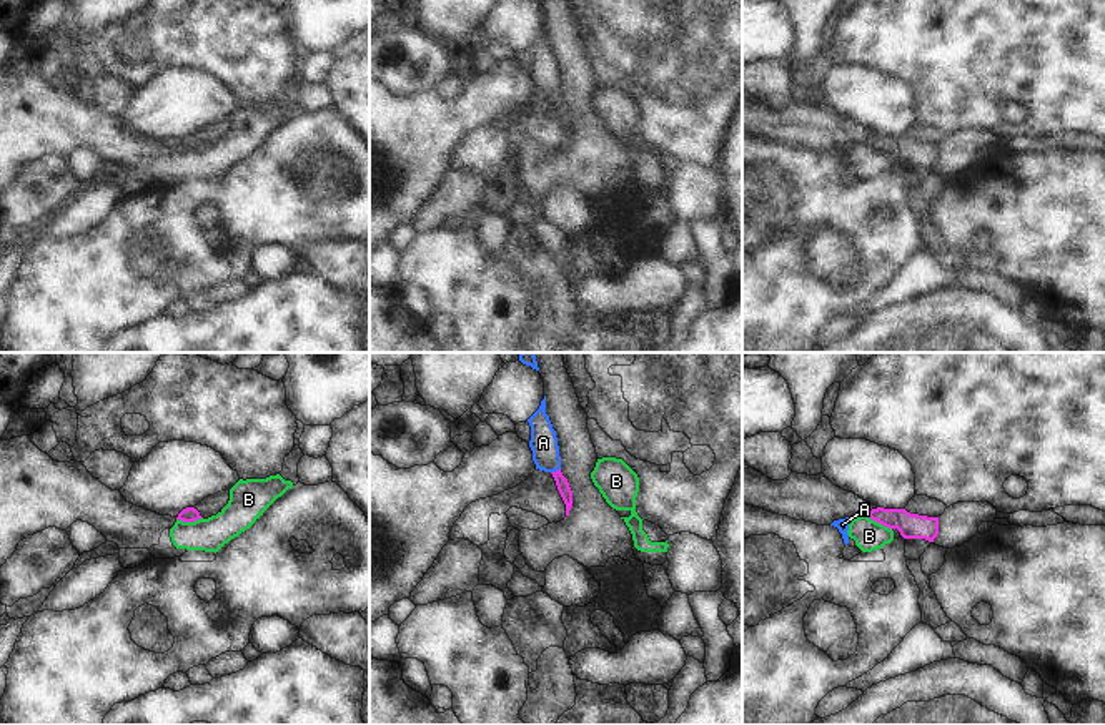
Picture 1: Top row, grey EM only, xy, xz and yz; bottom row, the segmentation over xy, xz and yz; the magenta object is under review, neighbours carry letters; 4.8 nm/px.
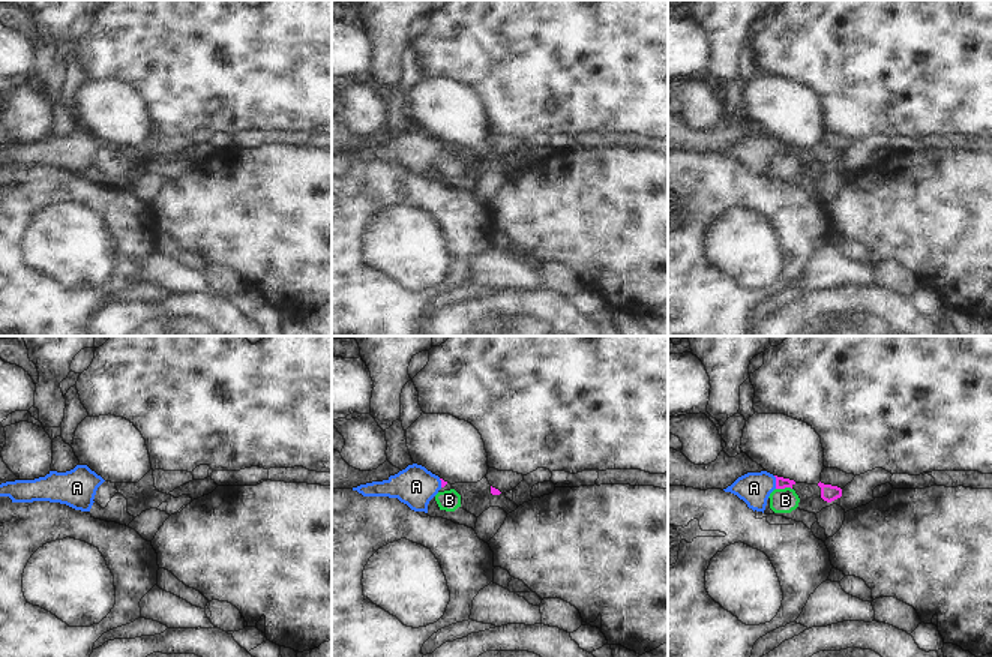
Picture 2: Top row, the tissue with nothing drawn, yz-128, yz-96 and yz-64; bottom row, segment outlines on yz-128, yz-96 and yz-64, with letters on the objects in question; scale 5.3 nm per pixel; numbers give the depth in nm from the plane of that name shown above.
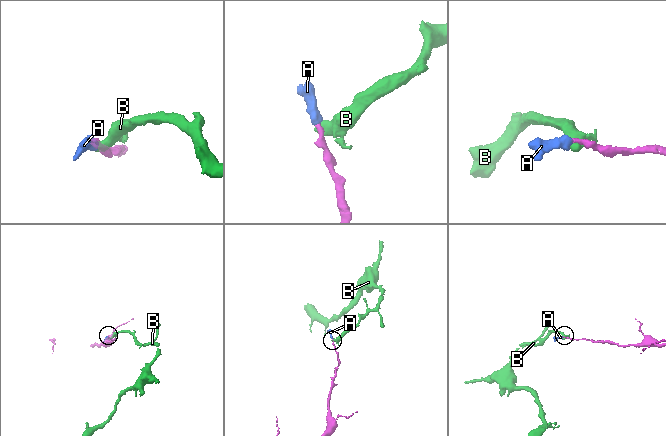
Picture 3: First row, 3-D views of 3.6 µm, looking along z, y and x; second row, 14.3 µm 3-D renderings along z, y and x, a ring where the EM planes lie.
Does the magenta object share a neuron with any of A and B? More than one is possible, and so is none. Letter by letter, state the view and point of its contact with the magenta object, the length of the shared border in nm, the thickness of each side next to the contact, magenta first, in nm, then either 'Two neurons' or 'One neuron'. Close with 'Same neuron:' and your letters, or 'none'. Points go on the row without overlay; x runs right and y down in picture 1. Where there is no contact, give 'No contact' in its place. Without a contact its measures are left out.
A: Touches magenta at xz (556, 98). Shared border 50 nm. Thickness 60 nm (magenta) against 130 nm. One neuron
B: Touches magenta at xy (188, 148). Shared border 130 nm. Thickness 80 nm (magenta) against 160 nm. Two neurons
Same neuron: A.

